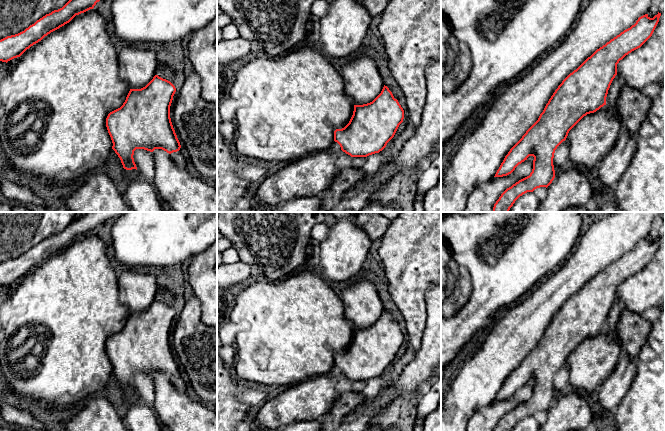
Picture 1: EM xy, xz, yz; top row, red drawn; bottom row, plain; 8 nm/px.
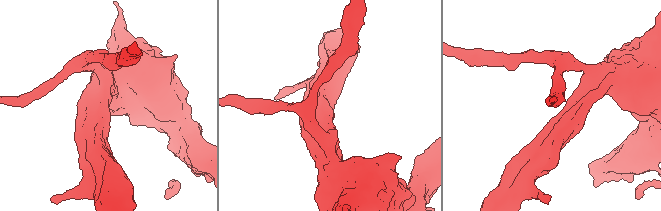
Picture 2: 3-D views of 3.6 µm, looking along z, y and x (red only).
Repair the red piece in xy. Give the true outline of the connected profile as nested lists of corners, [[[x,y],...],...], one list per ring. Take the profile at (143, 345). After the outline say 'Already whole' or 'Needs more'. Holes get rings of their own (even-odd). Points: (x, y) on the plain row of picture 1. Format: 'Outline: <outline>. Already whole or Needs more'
Outline: [[[155,299],[145,311],[130,313],[123,329],[108,338],[106,351],[113,367],[112,373],[124,393],[137,394],[133,382],[136,373],[150,376],[162,373],[169,378],[180,374],[181,369],[170,342],[170,330],[175,316],[176,312],[170,305]]]. Already whole

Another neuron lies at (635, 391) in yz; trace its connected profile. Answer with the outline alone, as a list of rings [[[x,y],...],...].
[[[665,302],[637,359],[622,351],[613,372],[598,390],[604,411],[613,412],[617,431],[665,431]]]

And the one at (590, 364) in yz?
[[[604,329],[584,340],[568,357],[569,390],[598,392],[613,372],[622,352],[615,331]]]

